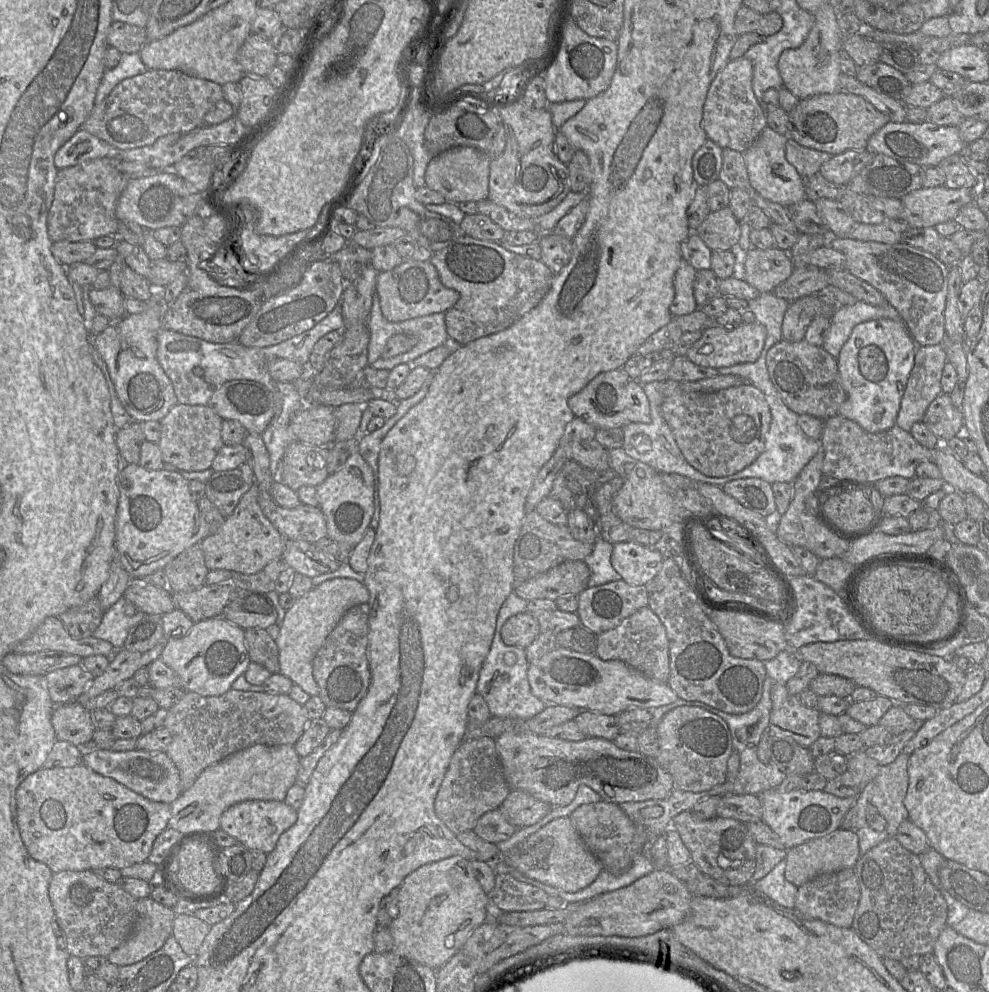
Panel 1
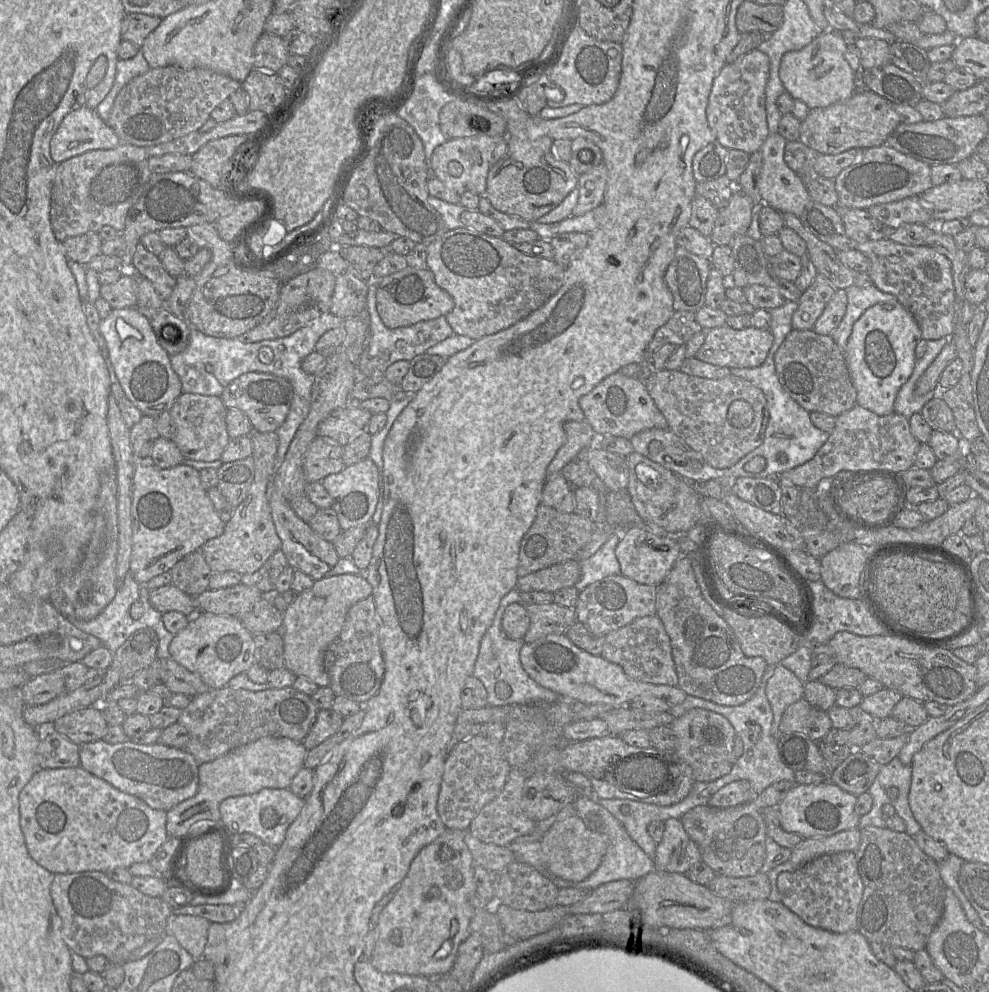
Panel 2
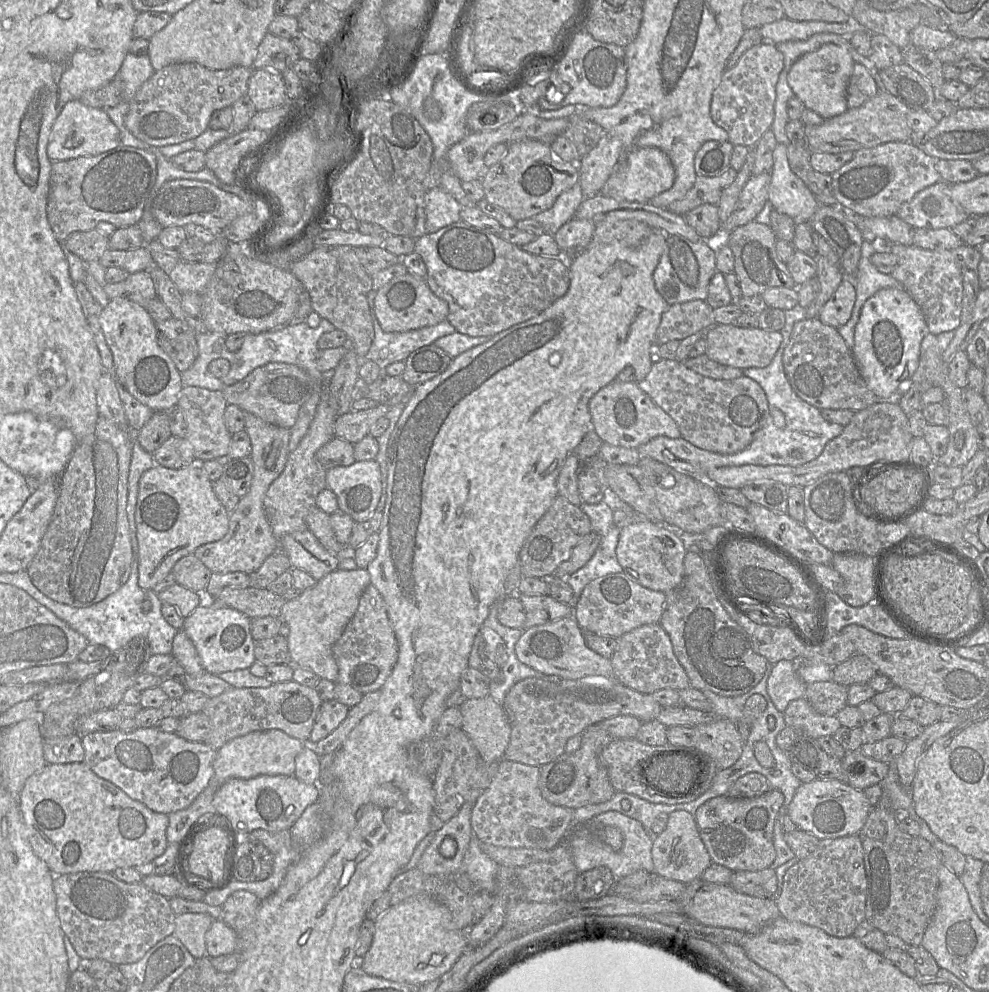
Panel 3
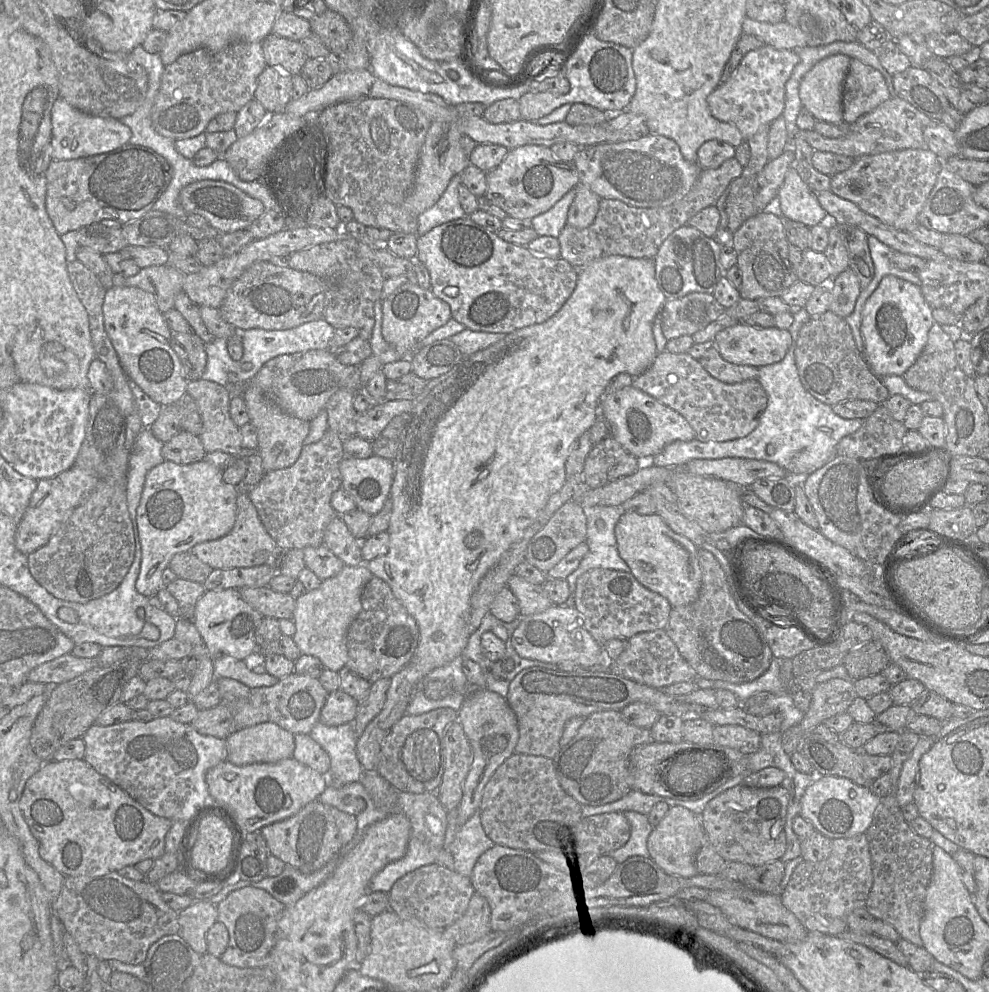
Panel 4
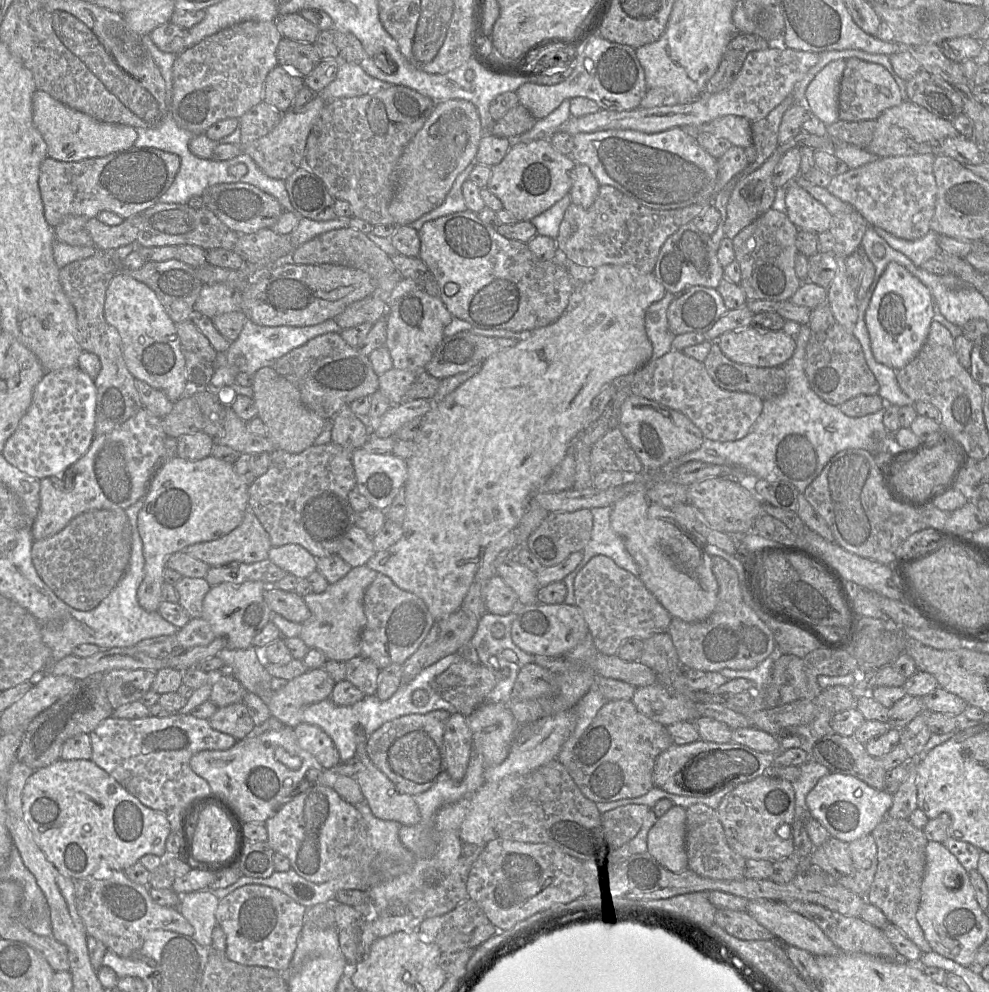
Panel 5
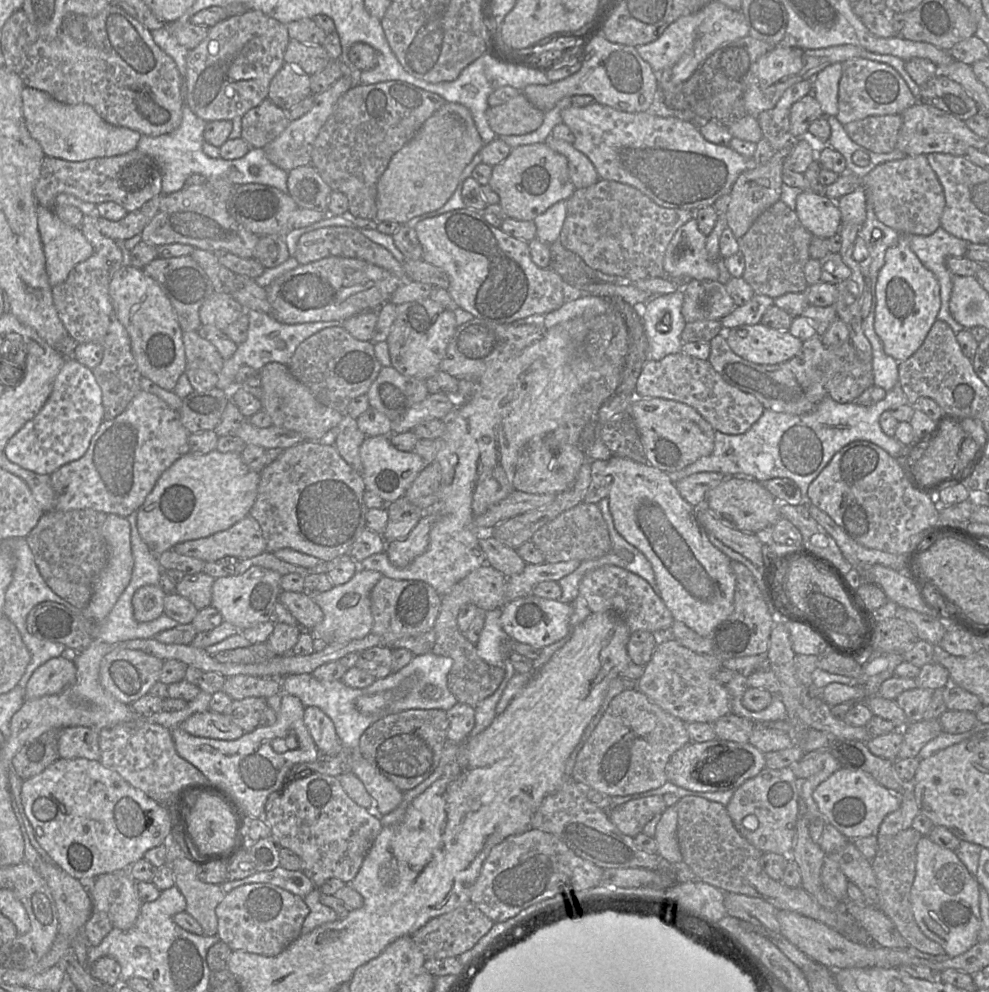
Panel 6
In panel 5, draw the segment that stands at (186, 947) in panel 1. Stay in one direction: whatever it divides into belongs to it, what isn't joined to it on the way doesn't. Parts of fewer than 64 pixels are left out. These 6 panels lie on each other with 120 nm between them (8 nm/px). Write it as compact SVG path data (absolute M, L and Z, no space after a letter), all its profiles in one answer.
M210 889L176 894L180 898L177 910L194 928L192 938L203 947L211 947L219 899Z

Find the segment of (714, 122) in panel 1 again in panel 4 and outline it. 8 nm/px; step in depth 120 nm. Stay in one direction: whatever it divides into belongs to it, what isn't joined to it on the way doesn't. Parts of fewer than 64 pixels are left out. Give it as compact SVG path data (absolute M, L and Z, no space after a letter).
M769 45L746 53L735 73L720 83L707 97L711 115L719 121L734 124L745 141L761 127L766 127L782 115L785 107L785 84L800 58L792 50Z

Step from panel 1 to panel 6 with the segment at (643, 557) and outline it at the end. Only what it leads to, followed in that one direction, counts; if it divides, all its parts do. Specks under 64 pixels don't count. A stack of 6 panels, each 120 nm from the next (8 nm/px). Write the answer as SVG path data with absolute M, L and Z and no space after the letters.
M612 456L607 462L607 474L612 476L609 507L616 530L650 562L659 596L673 619L684 623L700 636L708 636L734 610L736 577L731 568L732 559L710 542L706 530L696 518L695 507L680 495L668 473L650 463L642 464L618 456Z

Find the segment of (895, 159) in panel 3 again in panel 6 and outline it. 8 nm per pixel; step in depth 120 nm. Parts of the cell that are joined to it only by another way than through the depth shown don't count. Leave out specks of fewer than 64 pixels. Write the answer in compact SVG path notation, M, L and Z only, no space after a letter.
M926 155L906 156L879 164L863 178L846 172L834 183L823 188L823 192L830 199L837 201L860 186L865 188L866 202L869 199L877 219L902 236L928 236L941 225L946 203L945 194Z

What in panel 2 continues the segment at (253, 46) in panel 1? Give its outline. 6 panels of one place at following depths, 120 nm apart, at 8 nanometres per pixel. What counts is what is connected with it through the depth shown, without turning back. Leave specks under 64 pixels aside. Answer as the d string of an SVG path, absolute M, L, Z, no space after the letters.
M265 32L258 39L253 54L254 69L271 73L278 73L290 55L283 38Z

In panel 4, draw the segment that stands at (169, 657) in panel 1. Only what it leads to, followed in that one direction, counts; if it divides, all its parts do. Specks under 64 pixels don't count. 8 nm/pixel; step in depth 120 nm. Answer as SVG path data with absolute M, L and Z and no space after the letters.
M229 588L206 591L195 605L192 622L213 658L229 655L244 661L257 650L255 632L262 619L263 616L242 599L239 589Z

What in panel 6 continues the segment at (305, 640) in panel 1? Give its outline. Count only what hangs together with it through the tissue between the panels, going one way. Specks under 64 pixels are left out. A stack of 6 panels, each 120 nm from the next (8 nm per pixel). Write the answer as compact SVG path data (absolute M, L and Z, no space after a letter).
M359 568L345 584L333 586L325 592L308 592L324 613L322 622L310 630L313 638L322 639L327 644L347 643L371 633L373 616L370 593L382 576L378 571Z

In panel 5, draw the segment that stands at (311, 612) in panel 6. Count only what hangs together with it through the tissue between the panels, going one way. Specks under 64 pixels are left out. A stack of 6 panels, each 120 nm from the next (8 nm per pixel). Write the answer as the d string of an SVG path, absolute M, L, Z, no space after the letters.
M267 587L264 592L264 600L273 613L279 614L289 621L302 624L311 616L304 598L295 591Z

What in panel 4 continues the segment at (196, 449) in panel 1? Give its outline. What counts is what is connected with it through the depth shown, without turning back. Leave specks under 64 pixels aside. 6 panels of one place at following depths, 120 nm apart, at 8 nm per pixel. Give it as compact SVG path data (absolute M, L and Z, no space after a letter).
M209 380L188 381L187 395L197 405L203 420L202 432L199 435L206 453L222 451L231 455L243 454L242 435L230 416L231 393L222 385Z

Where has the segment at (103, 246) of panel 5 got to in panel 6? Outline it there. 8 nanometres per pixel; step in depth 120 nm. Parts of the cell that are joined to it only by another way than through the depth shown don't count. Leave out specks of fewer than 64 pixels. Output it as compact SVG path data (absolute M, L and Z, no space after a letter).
M158 195L141 208L128 212L128 214L119 221L111 221L106 218L97 218L97 227L101 234L114 240L127 240L133 236L142 233L143 229L150 223L157 214L163 195Z

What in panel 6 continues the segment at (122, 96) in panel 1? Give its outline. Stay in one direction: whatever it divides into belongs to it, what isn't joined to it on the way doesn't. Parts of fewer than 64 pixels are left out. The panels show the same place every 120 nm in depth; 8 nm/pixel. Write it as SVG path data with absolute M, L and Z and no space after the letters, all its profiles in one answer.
M248 10L244 14L228 17L210 27L207 37L189 51L186 59L186 76L181 86L184 104L207 123L231 120L243 116L268 98L269 85L284 65L284 53L290 41L285 24L261 11Z

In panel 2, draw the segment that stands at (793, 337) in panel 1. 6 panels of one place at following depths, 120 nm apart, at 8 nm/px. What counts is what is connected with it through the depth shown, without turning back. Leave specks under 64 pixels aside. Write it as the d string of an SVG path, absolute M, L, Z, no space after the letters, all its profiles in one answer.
M817 274L797 301L798 307L792 315L792 329L812 330L836 290L825 276Z

